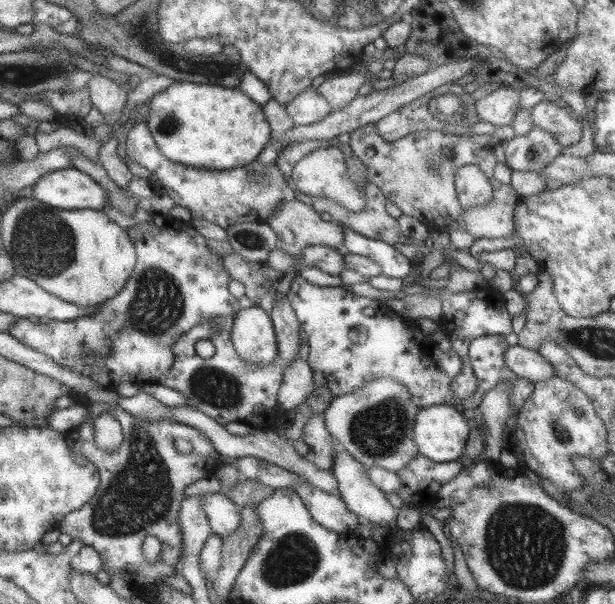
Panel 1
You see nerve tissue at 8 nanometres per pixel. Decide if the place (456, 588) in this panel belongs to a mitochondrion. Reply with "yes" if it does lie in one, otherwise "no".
no

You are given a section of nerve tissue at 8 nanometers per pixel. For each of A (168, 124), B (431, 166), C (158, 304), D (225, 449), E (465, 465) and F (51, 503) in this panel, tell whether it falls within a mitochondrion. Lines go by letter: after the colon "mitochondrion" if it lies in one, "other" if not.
A: mitochondrion
B: mitochondrion
C: mitochondrion
D: other
E: other
F: other

